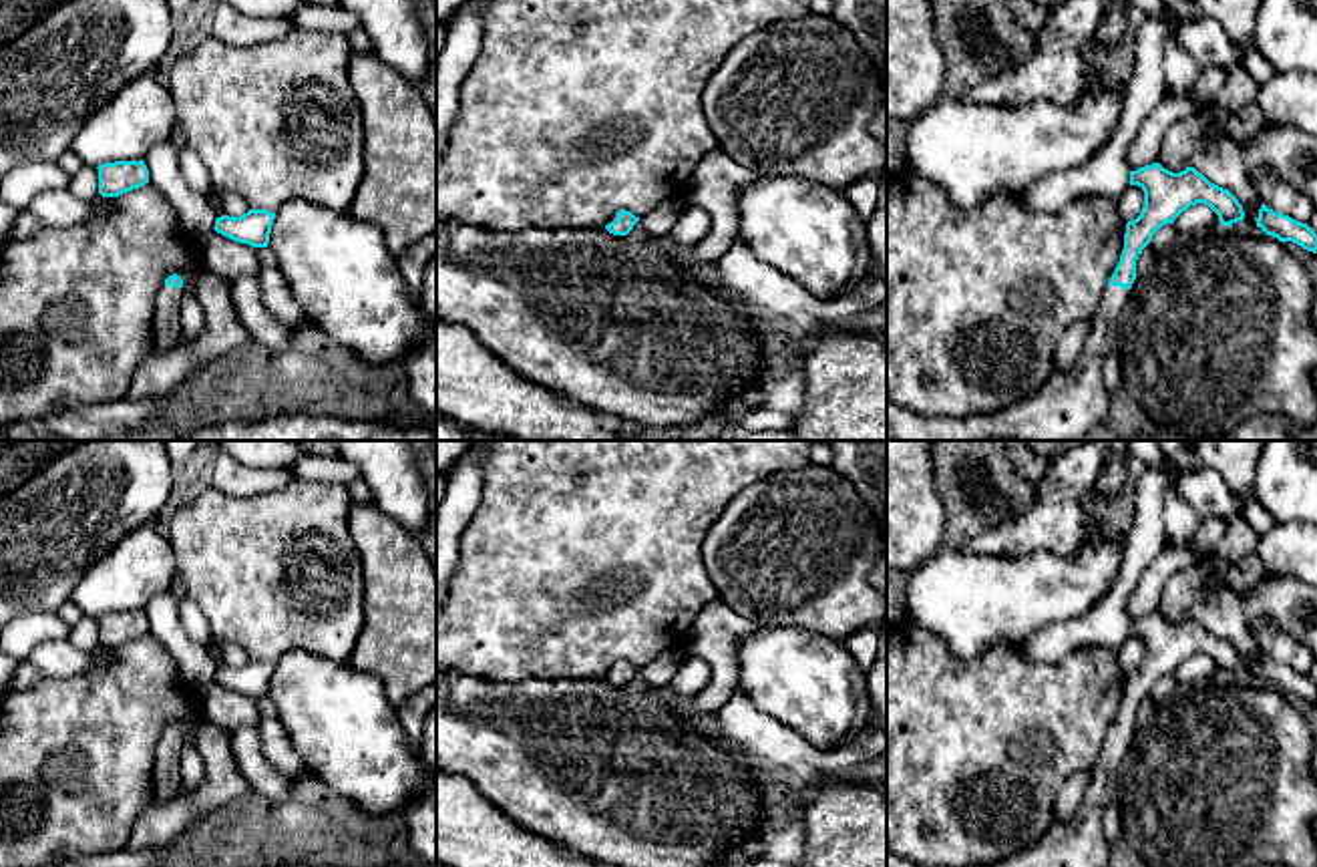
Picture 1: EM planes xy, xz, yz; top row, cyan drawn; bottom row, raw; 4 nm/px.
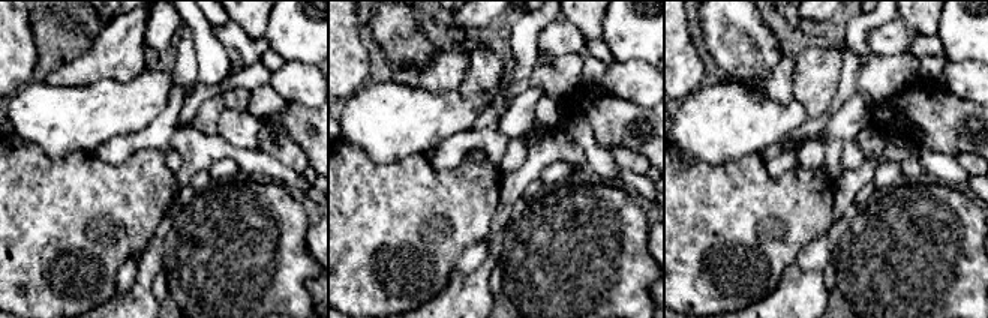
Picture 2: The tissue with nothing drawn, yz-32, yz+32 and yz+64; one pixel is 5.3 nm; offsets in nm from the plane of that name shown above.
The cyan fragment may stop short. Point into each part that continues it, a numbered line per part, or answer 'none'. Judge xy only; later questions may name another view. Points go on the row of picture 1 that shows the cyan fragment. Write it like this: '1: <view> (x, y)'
1: xy (167, 328)

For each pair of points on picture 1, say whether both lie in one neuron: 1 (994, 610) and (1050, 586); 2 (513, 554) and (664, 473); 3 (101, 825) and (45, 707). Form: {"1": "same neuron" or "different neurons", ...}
{"1": "same neuron", "2": "same neuron", "3": "same neuron"}

